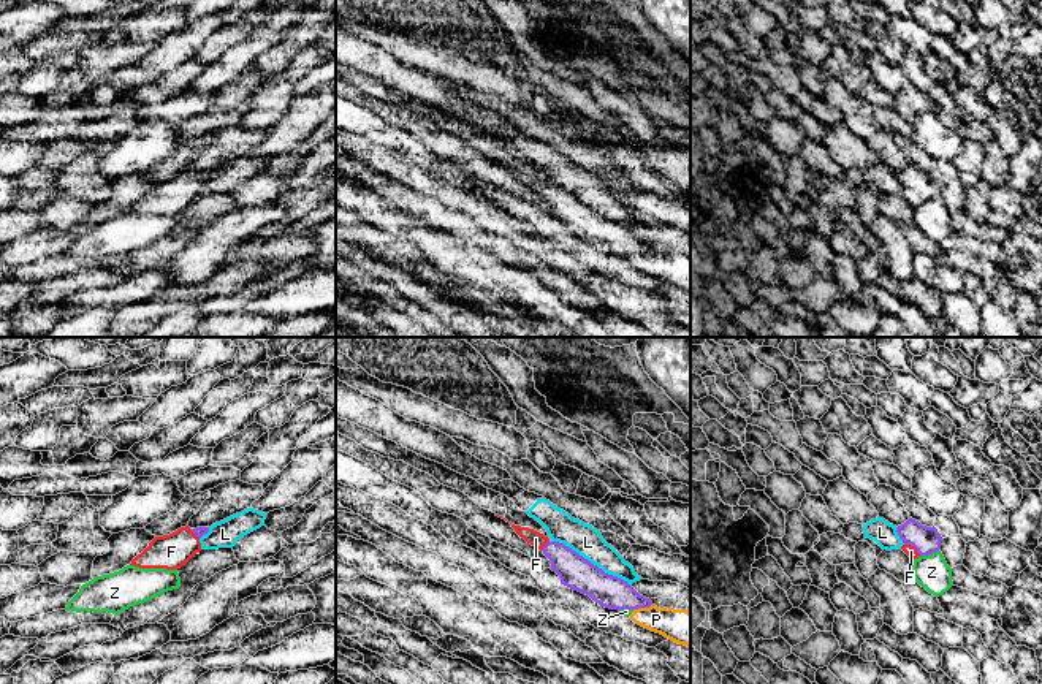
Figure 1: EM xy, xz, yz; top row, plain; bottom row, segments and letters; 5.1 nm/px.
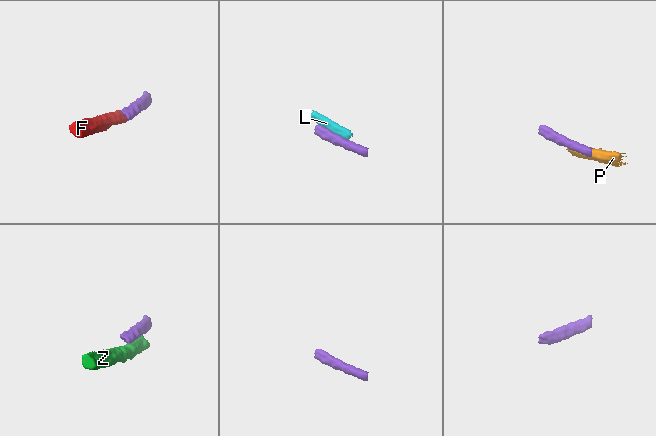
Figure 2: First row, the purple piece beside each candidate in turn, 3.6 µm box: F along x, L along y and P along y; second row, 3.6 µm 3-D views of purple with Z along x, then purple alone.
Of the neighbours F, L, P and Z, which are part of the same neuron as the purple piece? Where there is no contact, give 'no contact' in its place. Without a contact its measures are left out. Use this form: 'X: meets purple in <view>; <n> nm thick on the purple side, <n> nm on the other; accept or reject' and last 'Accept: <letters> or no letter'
F: meets purple in yz; 140 nm thick on the purple side, 60 nm on the other; accept
L: meets purple in xz; 170 nm thick on the purple side, 160 nm on the other; reject
P: meets purple in xz; 170 nm thick on the purple side, 180 nm on the other; reject
Z: meets purple in yz; 140 nm thick on the purple side, 180 nm on the other; reject
Accept: F

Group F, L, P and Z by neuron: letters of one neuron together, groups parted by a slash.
F / L / P Z

